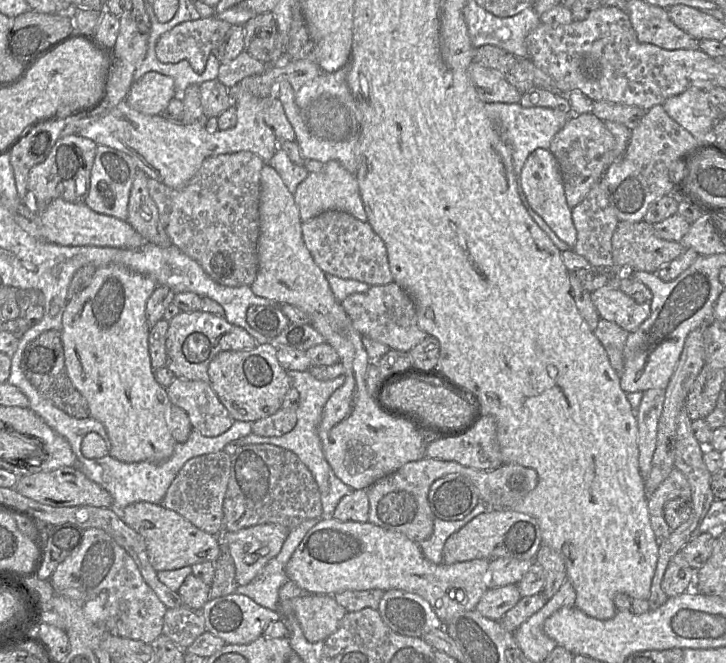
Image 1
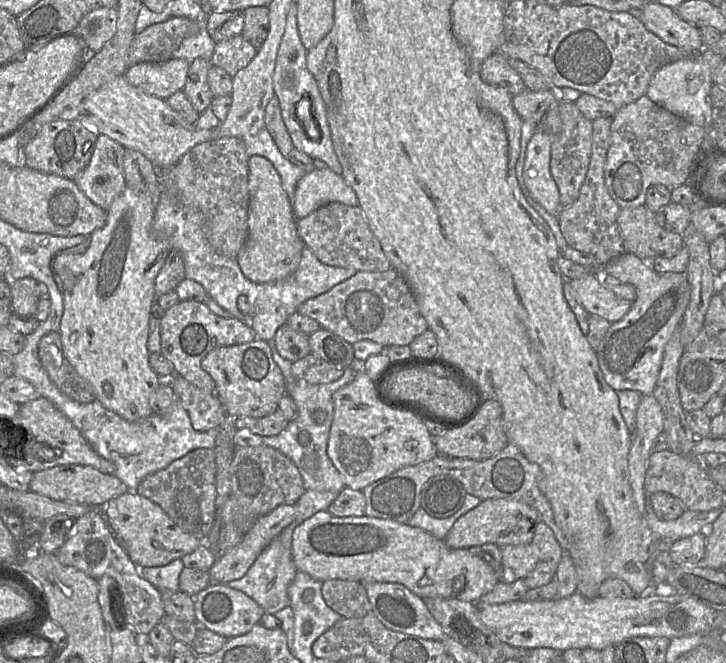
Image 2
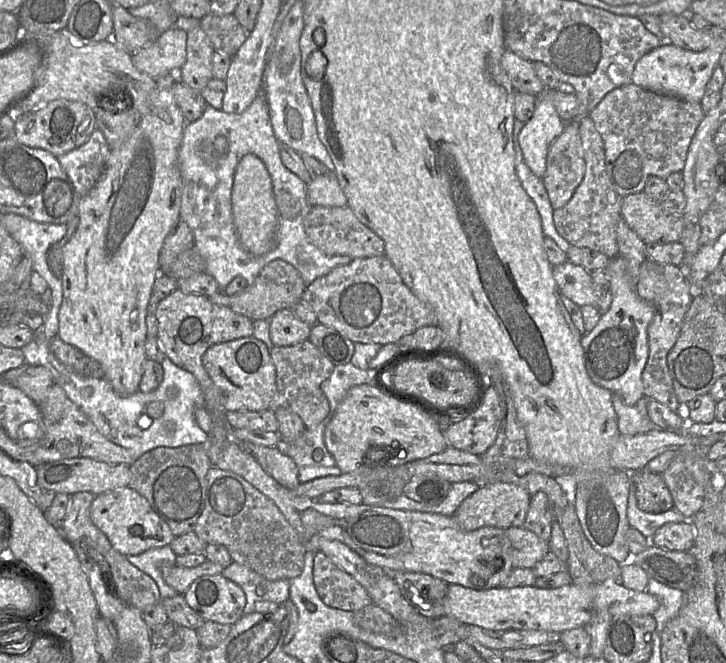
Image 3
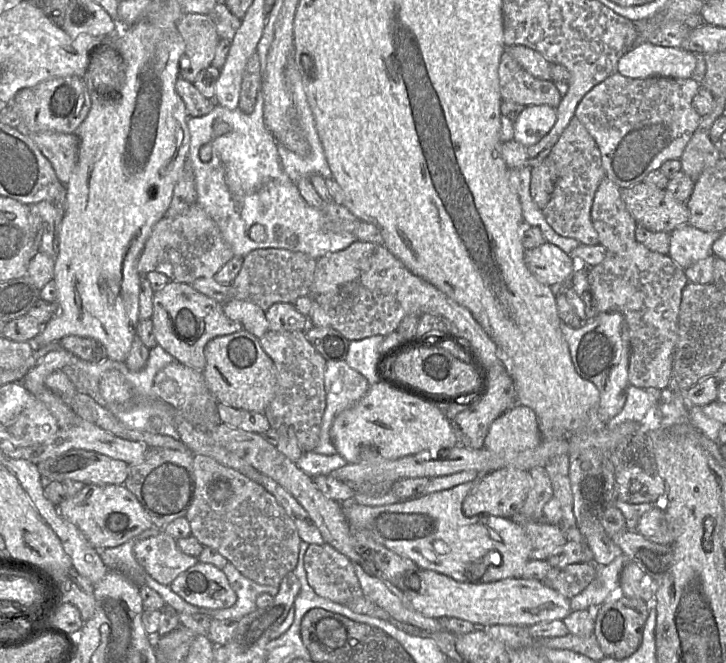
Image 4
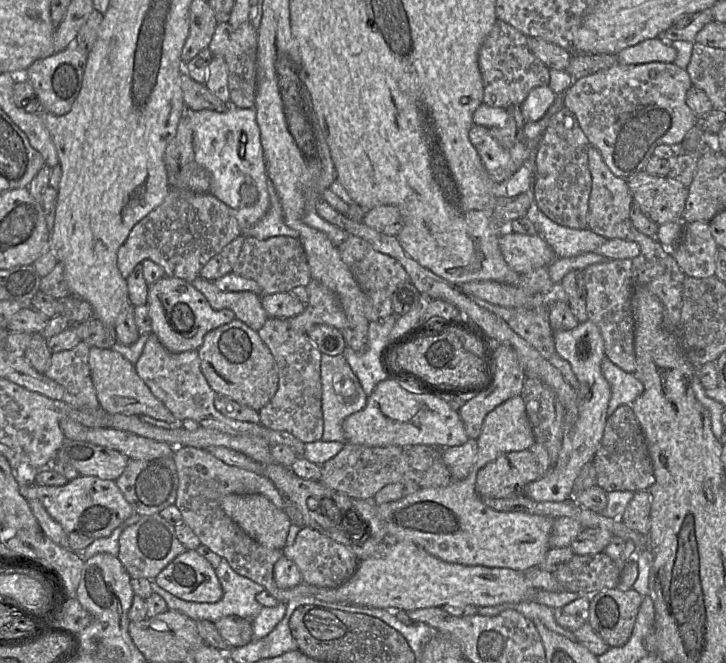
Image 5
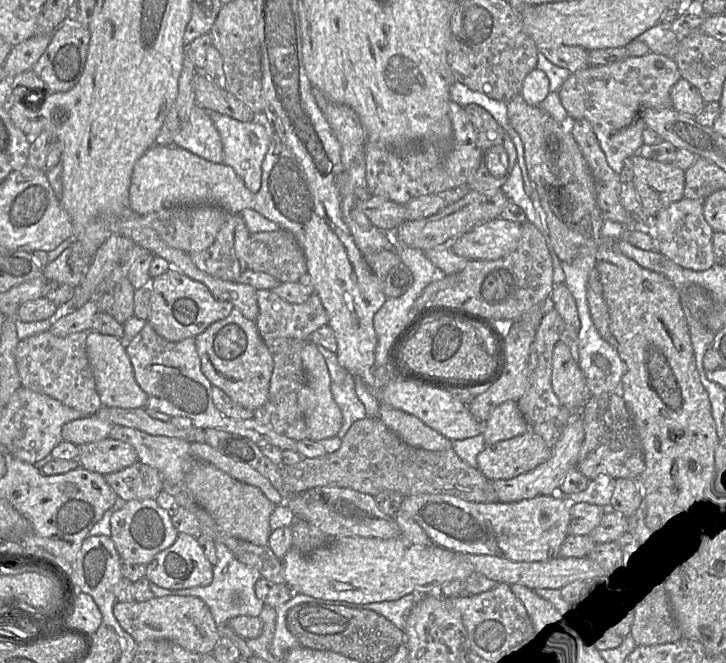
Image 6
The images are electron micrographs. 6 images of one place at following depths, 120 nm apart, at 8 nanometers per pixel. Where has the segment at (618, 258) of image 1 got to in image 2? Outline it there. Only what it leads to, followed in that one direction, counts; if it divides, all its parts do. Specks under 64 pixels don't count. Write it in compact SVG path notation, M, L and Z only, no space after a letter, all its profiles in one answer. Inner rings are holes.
M642 205L620 209L618 219L623 248L640 259L650 262L656 257L671 258L684 246L682 235L663 229L656 220L656 214Z

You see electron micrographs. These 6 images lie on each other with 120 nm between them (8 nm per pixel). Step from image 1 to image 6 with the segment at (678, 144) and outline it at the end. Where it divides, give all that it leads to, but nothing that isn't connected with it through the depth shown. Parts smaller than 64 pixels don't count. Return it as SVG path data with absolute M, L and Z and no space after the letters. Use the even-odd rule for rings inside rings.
M650 52L640 57L628 57L606 66L576 71L558 91L561 104L574 120L587 120L605 153L613 171L620 174L623 162L638 154L647 127L643 112L648 108L672 109L670 91L681 78L676 62L667 56Z

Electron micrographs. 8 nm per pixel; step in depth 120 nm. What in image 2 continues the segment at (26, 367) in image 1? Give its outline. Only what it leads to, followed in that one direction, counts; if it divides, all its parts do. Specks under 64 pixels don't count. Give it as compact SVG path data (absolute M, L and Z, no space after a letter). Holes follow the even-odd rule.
M59 331L44 335L38 356L51 382L68 398L83 404L96 400L93 386L82 378L66 358Z

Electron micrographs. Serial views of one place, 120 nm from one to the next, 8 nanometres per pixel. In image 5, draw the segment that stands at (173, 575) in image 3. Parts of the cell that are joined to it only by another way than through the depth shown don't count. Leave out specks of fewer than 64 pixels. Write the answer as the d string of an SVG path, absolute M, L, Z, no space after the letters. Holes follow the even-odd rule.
M160 514L150 516L141 516L133 524L126 526L119 536L119 552L118 559L132 578L147 578L154 581L157 575L178 555L187 549L177 539L174 526L167 522Z

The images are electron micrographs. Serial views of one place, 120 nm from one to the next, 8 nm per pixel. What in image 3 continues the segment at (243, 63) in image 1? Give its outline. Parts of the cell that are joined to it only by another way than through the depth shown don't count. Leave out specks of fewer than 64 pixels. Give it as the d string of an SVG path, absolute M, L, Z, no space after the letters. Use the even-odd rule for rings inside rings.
M209 13L201 19L201 27L209 38L214 51L233 57L247 38L247 32L239 23L234 14L215 15Z

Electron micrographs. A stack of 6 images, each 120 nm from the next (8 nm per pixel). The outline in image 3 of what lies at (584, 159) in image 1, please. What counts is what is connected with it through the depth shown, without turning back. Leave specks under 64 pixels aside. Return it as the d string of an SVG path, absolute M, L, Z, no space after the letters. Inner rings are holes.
M579 120L565 123L564 131L548 148L546 171L542 178L554 210L568 203L585 173Z

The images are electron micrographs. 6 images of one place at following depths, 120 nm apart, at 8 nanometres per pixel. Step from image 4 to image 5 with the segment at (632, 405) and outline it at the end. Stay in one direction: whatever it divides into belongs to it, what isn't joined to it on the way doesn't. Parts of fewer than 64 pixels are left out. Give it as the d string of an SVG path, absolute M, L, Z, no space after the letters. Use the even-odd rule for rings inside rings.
M607 356L601 362L601 370L611 389L608 415L620 405L630 406L643 393L643 384L635 375L620 369Z

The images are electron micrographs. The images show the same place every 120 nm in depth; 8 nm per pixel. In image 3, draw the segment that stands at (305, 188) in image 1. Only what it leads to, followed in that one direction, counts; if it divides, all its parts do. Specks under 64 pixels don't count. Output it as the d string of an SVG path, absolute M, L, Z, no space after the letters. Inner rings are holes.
M326 172L306 184L309 203L315 206L347 206L347 197L333 172Z

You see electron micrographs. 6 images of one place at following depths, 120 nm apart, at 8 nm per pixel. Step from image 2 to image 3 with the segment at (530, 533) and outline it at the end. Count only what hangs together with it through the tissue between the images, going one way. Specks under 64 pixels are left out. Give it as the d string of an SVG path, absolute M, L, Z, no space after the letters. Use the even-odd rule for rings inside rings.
M486 483L461 503L454 517L464 531L474 531L485 526L497 527L505 531L512 527L523 527L530 497L525 489L512 483Z

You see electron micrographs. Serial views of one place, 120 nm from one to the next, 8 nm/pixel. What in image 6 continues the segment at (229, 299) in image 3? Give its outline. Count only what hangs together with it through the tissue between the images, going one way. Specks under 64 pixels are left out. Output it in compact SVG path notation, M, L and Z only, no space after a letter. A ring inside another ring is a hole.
M283 229L251 234L246 266L249 270L269 274L280 283L298 282L307 272L300 245Z

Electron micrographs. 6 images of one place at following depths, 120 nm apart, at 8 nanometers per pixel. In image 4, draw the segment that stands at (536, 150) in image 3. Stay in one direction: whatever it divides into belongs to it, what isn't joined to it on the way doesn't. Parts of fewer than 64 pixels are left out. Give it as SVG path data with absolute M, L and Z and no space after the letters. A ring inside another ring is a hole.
M526 106L514 121L514 140L524 146L532 146L549 133L556 120L556 109L551 106Z

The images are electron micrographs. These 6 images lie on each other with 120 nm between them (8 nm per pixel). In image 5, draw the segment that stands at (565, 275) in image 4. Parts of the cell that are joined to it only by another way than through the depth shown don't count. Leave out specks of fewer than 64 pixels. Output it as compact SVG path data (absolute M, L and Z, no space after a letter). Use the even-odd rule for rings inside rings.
M504 230L499 238L499 248L507 265L518 274L549 266L556 258L552 248L538 234Z

